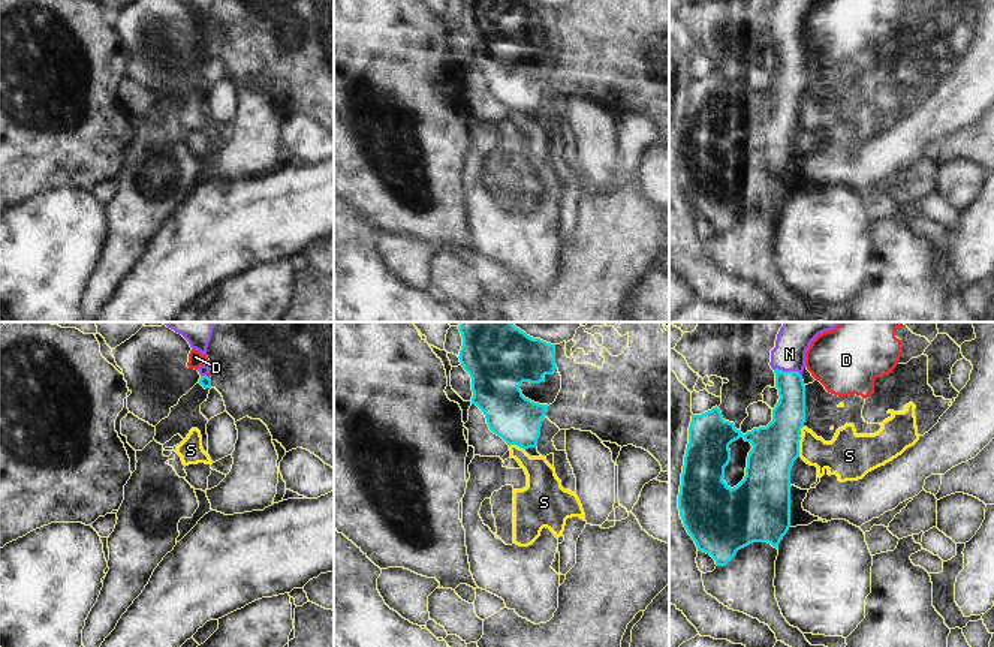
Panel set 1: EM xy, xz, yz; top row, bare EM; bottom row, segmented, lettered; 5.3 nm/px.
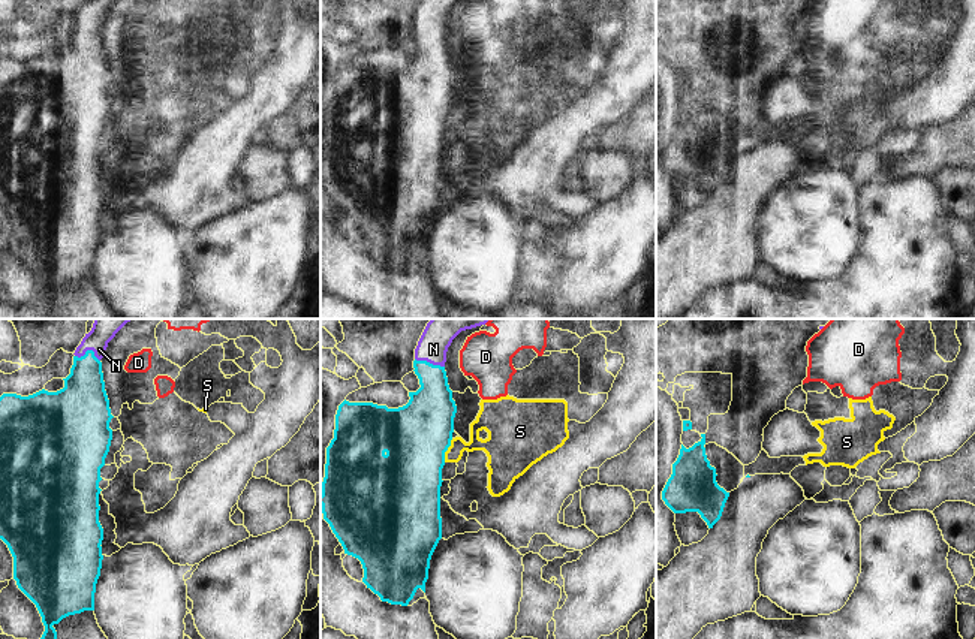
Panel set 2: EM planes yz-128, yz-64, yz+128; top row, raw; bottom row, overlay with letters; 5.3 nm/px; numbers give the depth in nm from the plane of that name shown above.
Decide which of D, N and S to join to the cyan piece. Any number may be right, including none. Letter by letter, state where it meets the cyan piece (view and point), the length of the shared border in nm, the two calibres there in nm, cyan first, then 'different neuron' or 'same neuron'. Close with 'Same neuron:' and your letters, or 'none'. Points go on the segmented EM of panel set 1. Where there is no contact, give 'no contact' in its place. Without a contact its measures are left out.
D: xy (208, 378) | 40 nm | 60/20 nm | different neuron
N: yz (788, 372) | 160 nm | 180/190 nm | same neuron
S: yz (798, 447) | 110 nm | 240/220 nm | different neuron
Same neuron: N

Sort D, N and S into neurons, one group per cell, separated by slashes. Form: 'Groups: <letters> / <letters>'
Groups: D S / N

